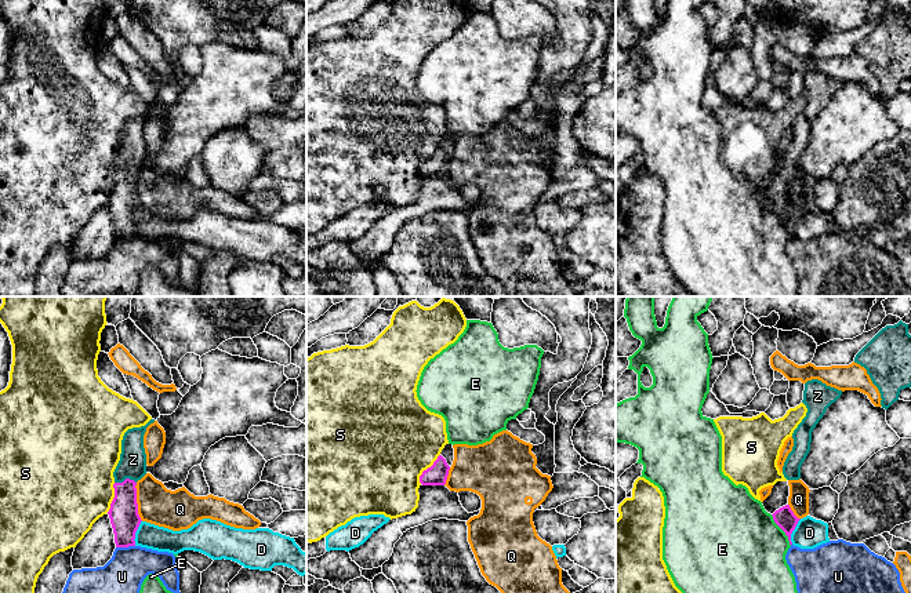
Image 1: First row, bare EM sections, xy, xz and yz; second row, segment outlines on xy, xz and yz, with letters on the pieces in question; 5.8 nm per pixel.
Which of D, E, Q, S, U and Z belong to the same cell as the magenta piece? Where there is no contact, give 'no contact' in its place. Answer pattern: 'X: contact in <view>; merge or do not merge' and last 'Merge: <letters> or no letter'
D: contact in yz; do not merge
E: contact in yz; do not merge
Q: contact in xy; do not merge
S: contact in xz; do not merge
U: contact in xy; do not merge
Z: contact in xy; merge
Merge: Z

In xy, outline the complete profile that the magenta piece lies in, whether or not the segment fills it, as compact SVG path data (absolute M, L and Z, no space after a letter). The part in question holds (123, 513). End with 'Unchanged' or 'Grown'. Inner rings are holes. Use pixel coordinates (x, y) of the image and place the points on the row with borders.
M150 419L145 426L128 429L121 440L121 454L120 461L113 472L115 477L115 498L110 503L108 512L110 524L115 534L116 547L128 547L135 546L135 532L141 524L141 517L138 514L137 503L137 481L146 474L146 454L144 448L144 434L146 428L153 423L155 419Z. Grown

